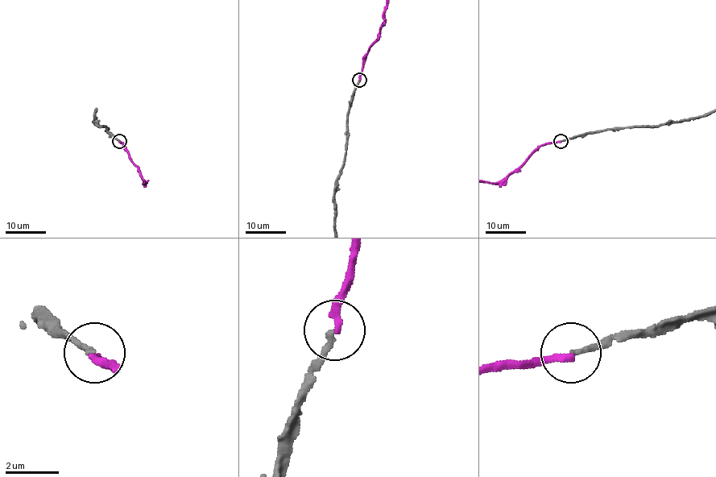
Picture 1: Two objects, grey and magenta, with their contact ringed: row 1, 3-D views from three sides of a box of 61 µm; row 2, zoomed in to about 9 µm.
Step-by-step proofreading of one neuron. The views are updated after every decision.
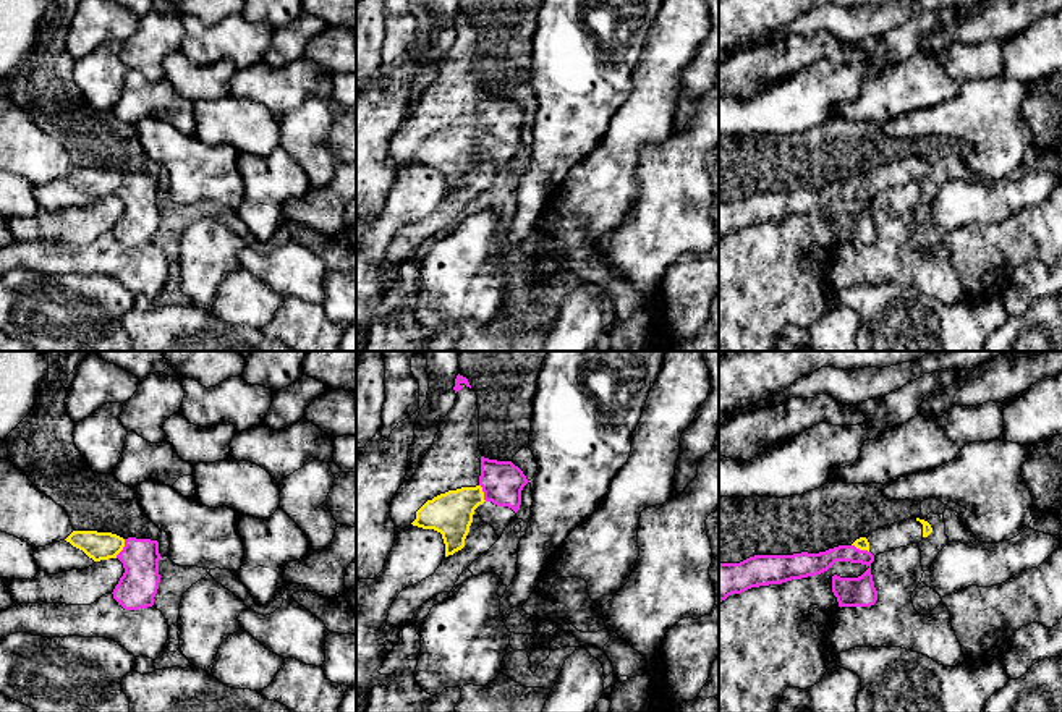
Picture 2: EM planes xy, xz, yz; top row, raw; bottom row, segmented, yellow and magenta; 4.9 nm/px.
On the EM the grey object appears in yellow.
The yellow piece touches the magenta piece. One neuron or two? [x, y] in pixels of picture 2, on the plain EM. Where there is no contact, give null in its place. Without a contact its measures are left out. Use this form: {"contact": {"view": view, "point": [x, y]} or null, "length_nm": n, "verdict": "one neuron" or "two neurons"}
{"contact": {"view": "xy", "point": [122, 186]}, "length_nm": 110, "verdict": "one neuron"}

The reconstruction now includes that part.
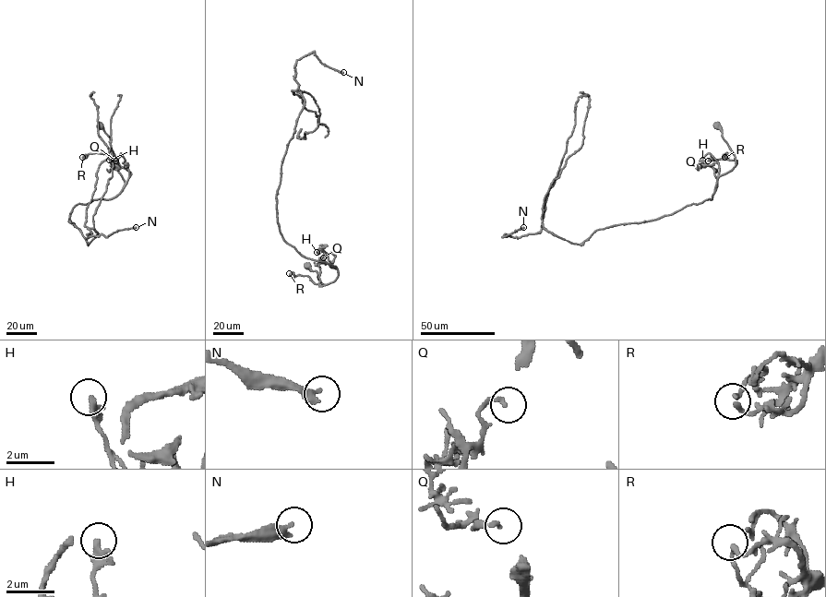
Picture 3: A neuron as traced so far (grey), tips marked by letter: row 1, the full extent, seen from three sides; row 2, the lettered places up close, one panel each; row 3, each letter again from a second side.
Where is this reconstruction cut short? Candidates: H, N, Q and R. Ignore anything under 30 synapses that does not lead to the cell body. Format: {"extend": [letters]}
{"extend": ["N"]}

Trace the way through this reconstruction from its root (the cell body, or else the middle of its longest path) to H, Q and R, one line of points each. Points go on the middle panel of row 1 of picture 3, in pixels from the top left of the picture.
H: (306, 266), (317, 272), (322, 284), (332, 282), (336, 278), (338, 269), (325, 263), (324, 251), (317, 252)
Q: (306, 266), (317, 271), (320, 281), (326, 285), (319, 284), (318, 262), (323, 257)
R: (306, 266), (317, 271), (320, 281), (326, 284), (315, 284), (306, 275), (289, 273)

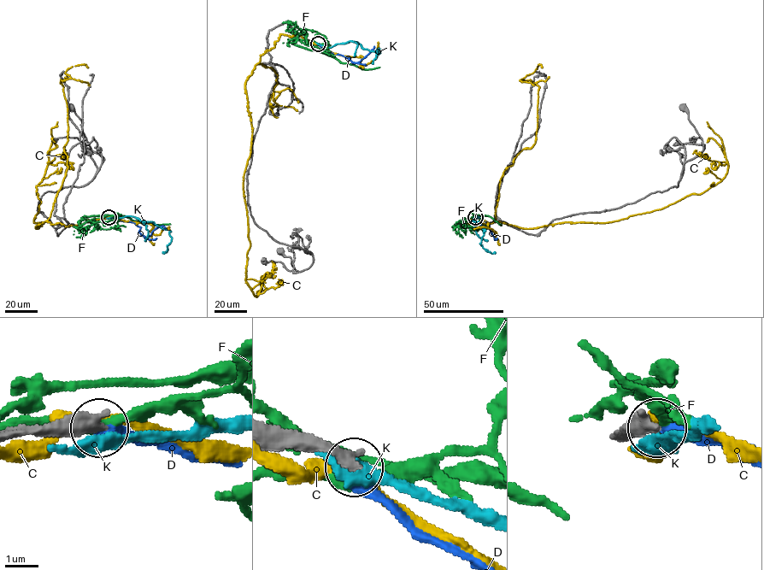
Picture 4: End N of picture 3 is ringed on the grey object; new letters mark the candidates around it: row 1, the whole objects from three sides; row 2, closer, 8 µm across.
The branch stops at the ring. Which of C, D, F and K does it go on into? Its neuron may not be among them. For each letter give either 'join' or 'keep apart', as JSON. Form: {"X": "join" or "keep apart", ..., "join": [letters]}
{"C": "keep apart", "D": "join", "F": "keep apart", "K": "keep apart", "join": ["D"]}

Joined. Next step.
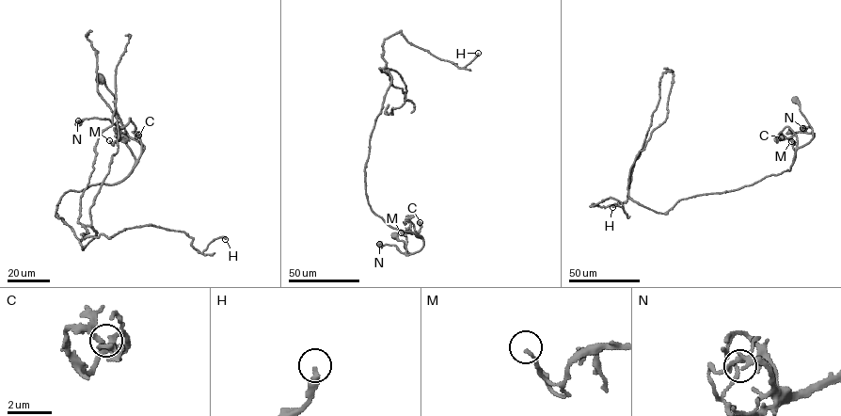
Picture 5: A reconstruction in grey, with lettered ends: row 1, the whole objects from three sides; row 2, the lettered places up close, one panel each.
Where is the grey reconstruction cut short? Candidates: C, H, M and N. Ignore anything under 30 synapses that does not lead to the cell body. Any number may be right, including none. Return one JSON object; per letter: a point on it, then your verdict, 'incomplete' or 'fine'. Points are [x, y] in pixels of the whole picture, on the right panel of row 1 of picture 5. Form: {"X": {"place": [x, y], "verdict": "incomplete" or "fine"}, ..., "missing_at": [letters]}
{"C": {"place": [781, 137], "verdict": "fine"}, "H": {"place": [612, 207], "verdict": "fine"}, "M": {"place": [791, 141], "verdict": "fine"}, "N": {"place": [802, 128], "verdict": "fine"}, "missing_at": []}

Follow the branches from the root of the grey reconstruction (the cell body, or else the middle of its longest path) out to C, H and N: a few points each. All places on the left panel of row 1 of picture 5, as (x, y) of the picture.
C: (99, 77), (114, 96), (115, 110), (125, 132), (144, 147), (142, 151), (138, 136), (133, 132), (138, 135)
H: (99, 77), (144, 150), (55, 216), (83, 248), (86, 226), (183, 232), (200, 252), (225, 239)
N: (99, 77), (114, 96), (115, 110), (127, 134), (108, 120), (92, 118), (78, 120)

